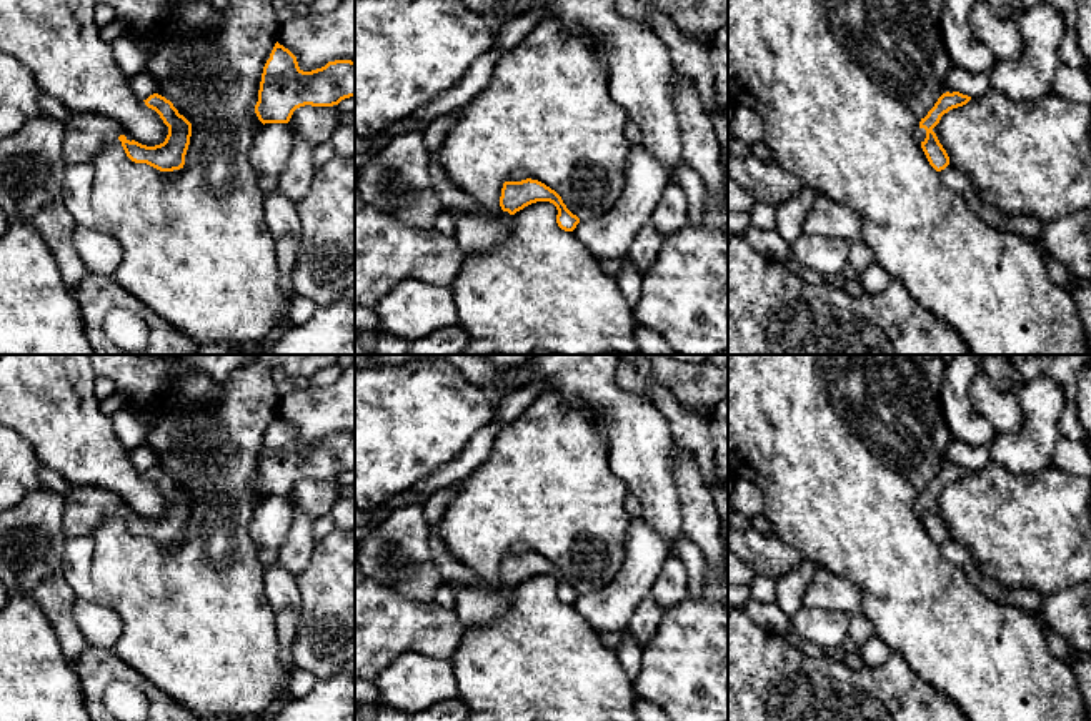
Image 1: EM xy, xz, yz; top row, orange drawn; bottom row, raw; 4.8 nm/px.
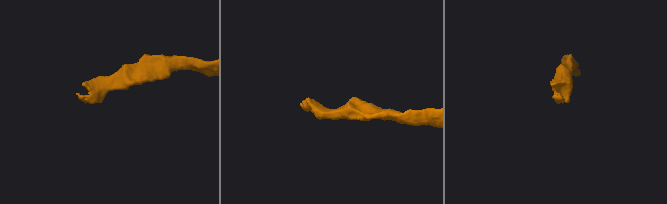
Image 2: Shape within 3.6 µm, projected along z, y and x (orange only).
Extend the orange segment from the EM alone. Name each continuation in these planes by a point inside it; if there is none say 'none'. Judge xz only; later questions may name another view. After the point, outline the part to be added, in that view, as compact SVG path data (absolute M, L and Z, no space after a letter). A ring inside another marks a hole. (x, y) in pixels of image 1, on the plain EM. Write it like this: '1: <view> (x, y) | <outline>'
1: xz (452, 570) | M430 533L430 553L446 584L456 583L485 593L505 593L508 584L495 586L478 578L468 566L453 558L436 533Z

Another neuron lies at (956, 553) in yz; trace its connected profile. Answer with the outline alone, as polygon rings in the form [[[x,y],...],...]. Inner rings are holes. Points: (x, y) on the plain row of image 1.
[[[953,538],[941,543],[941,553],[951,564],[958,568],[964,568],[969,561],[973,561],[969,549]]]

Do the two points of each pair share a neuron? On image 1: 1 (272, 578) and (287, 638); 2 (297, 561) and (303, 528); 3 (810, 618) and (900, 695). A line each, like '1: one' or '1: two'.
1: one
2: one
3: two

